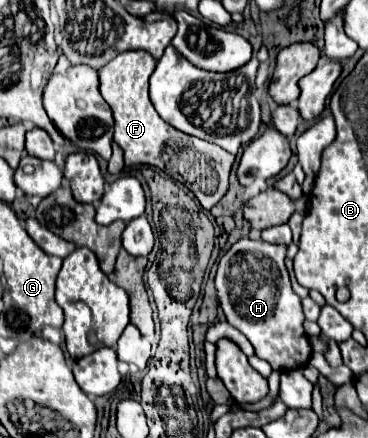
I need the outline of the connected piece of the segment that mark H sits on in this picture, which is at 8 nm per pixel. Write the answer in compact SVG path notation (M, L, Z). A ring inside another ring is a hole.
M241 238L227 250L219 262L215 276L219 304L227 322L235 326L253 344L259 358L269 360L275 370L291 370L303 366L311 356L311 344L303 332L301 298L293 292L285 268L287 246L259 246L261 240Z

